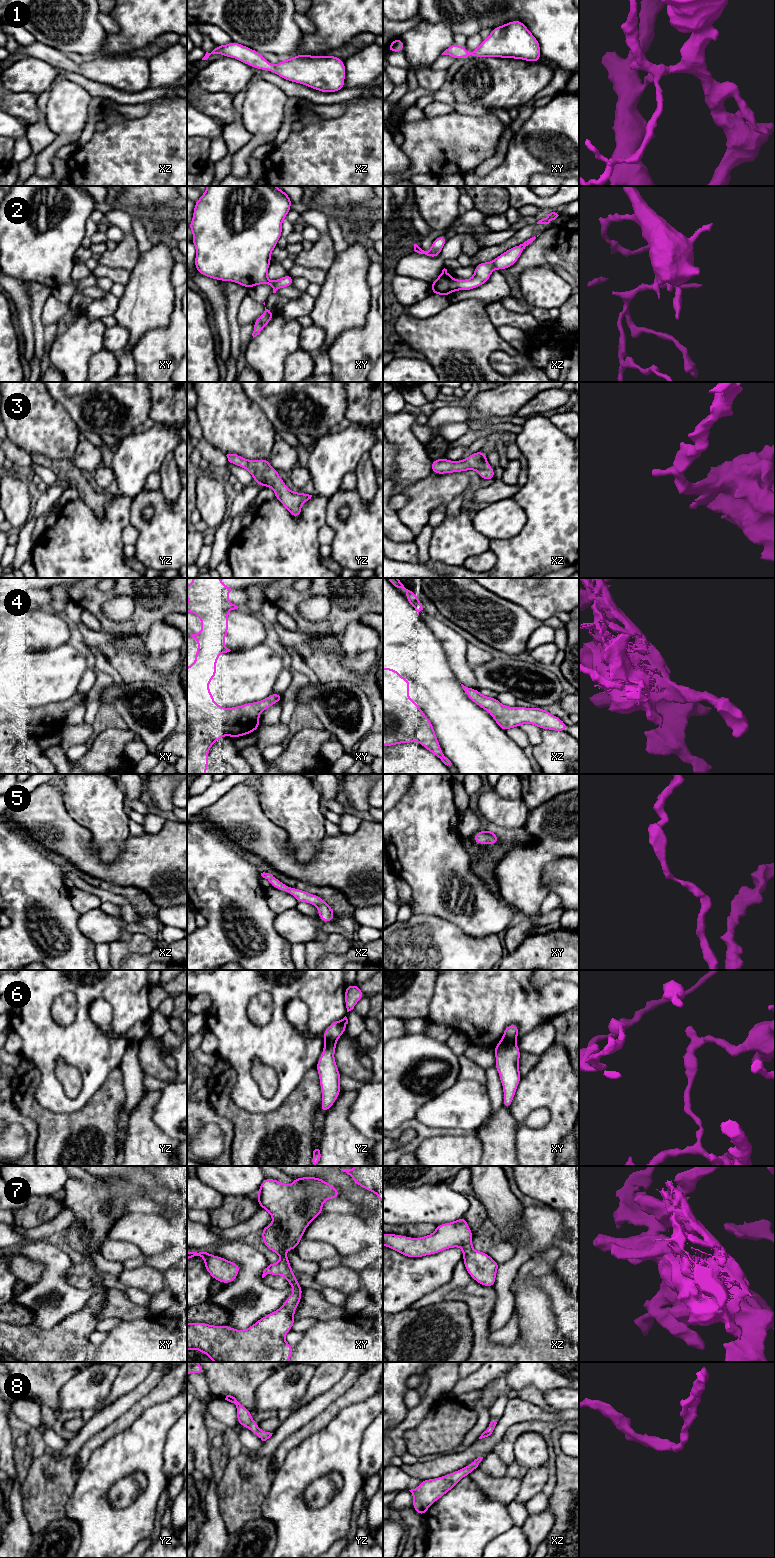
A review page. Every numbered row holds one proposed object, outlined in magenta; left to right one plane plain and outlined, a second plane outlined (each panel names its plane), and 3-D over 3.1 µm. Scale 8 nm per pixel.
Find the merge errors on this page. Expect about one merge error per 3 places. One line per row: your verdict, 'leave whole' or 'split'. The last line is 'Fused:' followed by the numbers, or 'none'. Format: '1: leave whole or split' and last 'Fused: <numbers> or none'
1: leave whole
2: leave whole
3: leave whole
4: leave whole
5: leave whole
6: split
7: leave whole
8: leave whole
Fused: 6

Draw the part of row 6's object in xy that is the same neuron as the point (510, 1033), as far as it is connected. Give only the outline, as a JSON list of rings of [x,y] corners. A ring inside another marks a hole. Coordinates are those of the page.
[[[516,1024],[508,1025],[504,1032],[503,1038],[507,1041],[516,1041],[518,1038],[519,1027]]]

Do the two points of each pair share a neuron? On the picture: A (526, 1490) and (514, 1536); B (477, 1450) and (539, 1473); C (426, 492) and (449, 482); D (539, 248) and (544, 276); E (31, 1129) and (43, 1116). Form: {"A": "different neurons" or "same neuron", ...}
{"A": "different neurons", "B": "different neurons", "C": "same neuron", "D": "different neurons", "E": "different neurons"}

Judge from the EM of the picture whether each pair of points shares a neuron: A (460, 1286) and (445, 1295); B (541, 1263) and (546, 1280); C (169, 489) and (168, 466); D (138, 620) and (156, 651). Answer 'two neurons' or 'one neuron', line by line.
A: one neuron
B: two neurons
C: one neuron
D: two neurons

